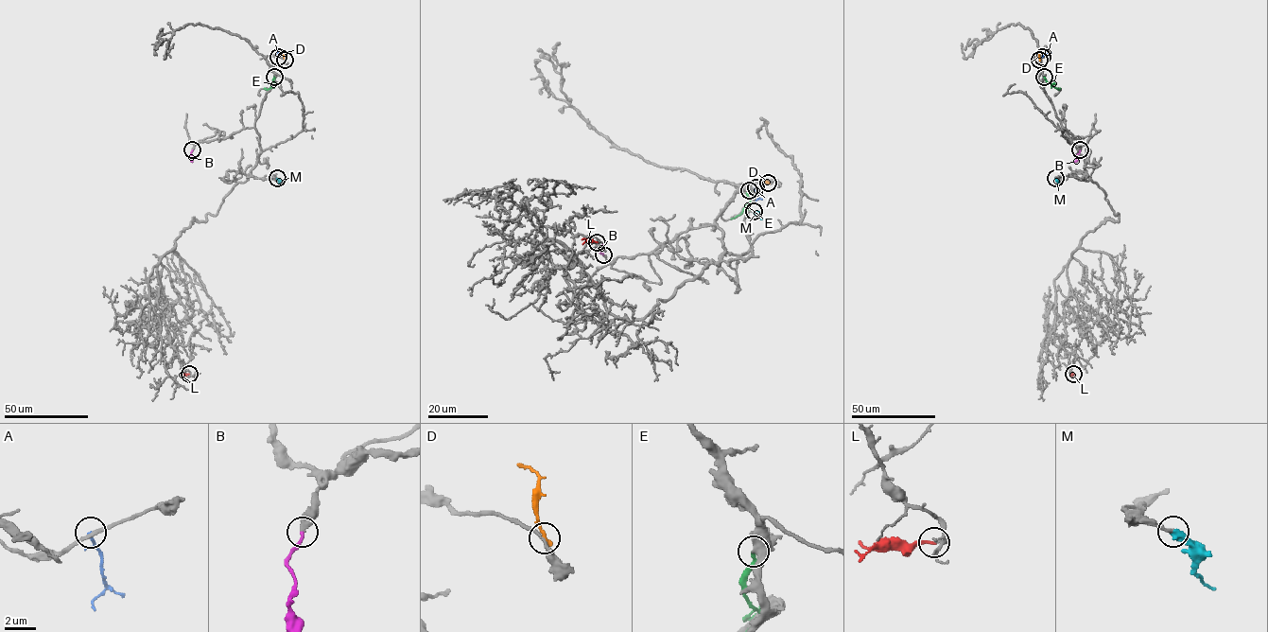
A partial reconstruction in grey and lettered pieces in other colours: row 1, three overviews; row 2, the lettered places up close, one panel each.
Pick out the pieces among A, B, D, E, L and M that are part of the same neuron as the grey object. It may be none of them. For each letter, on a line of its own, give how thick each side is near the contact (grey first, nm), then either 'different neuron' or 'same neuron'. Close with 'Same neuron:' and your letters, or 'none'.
A: 240 nm thick on the grey side, 220 nm on the other; different neuron
B: 380 nm thick on the grey side, 220 nm on the other; same neuron
D: 200 nm thick on the grey side, 280 nm on the other; different neuron
E: 480 nm thick on the grey side, 140 nm on the other; different neuron
L: 150 nm thick on the grey side, 170 nm on the other; different neuron
M: 200 nm thick on the grey side, 360 nm on the other; same neuron
Same neuron: B, M

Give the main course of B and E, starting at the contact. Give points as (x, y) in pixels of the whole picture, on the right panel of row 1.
B: (1080, 150), (1074, 162)
E: (1044, 77), (1049, 83), (1060, 88)

